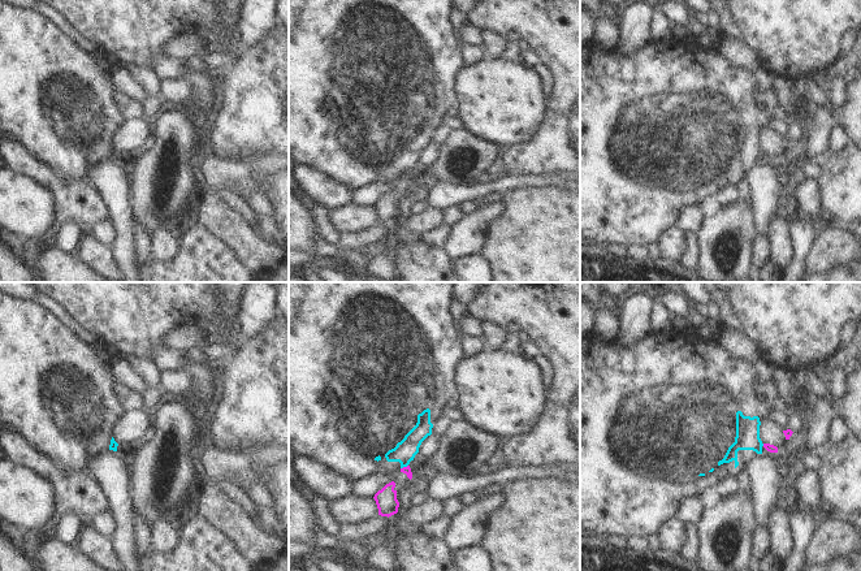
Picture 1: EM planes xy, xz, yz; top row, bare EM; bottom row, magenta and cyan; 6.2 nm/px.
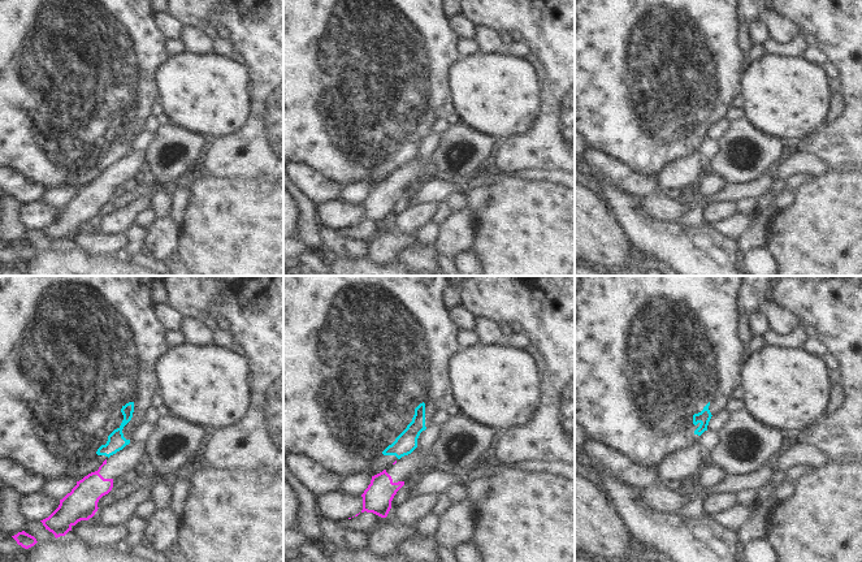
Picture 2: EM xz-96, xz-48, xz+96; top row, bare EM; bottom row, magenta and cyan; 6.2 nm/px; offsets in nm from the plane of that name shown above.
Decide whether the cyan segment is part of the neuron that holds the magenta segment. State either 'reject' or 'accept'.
reject

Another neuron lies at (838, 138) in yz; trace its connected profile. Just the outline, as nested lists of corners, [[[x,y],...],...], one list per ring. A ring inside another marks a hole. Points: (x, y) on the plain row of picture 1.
[[[835,125],[830,134],[830,151],[841,151],[848,144],[845,129],[841,125]]]

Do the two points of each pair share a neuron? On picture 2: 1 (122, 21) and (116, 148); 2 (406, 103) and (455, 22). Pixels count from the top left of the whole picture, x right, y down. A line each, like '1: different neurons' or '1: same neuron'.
1: same neuron
2: different neurons

